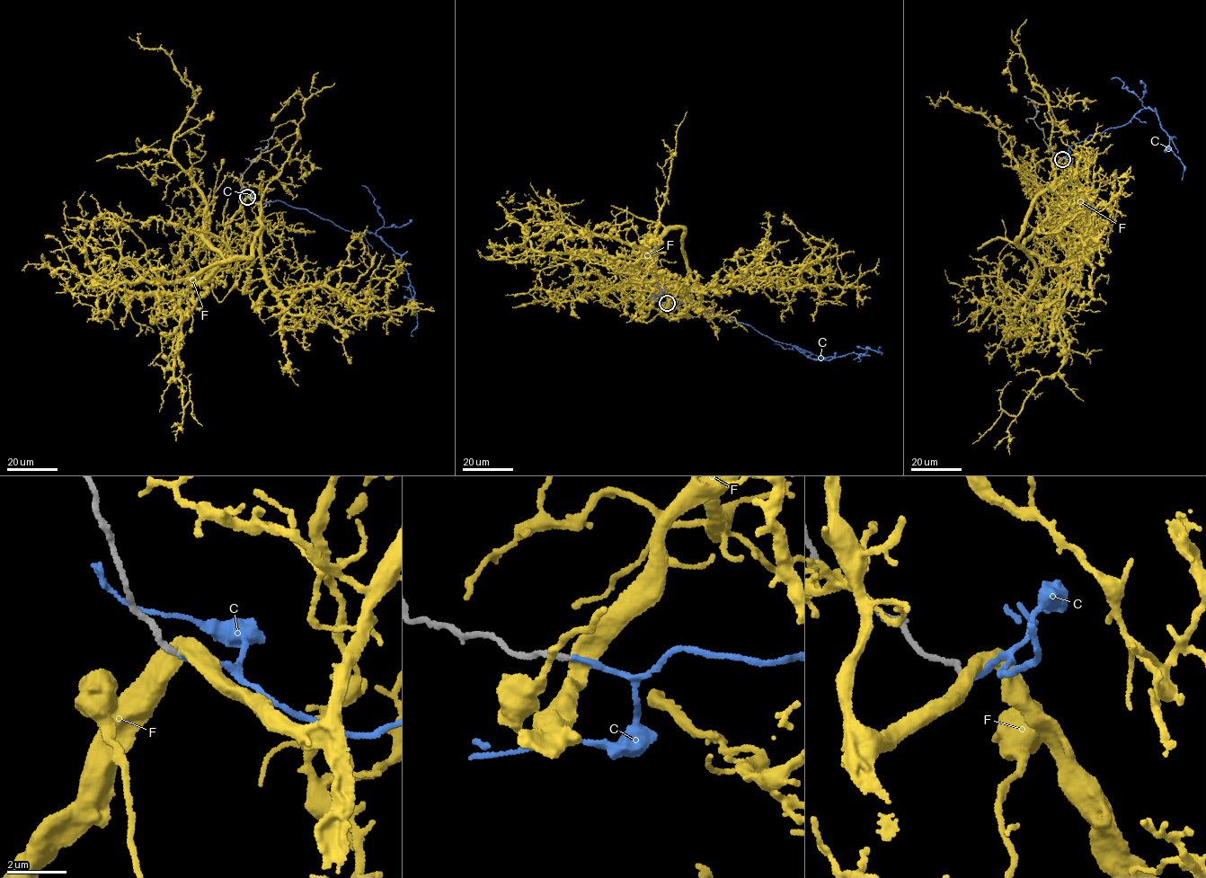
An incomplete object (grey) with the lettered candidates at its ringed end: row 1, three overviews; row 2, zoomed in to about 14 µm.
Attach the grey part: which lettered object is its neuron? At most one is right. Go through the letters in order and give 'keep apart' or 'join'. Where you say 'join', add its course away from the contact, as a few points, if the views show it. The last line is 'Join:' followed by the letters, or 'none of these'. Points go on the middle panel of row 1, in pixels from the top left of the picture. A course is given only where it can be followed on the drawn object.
C: join; it runs (667, 303), (692, 303), (716, 315), (748, 324), (814, 359), (864, 354), (868, 348), (881, 352), (881, 347)
F: keep apart
Join: C

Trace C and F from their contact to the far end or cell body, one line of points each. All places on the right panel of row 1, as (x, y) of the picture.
C: (1062, 158), (1072, 145), (1125, 125), (1148, 107), (1169, 137), (1168, 149), (1183, 165), (1182, 179)
F: (1062, 158), (1030, 210), (1020, 245), (1046, 217), (1039, 186), (982, 114), (926, 96)

